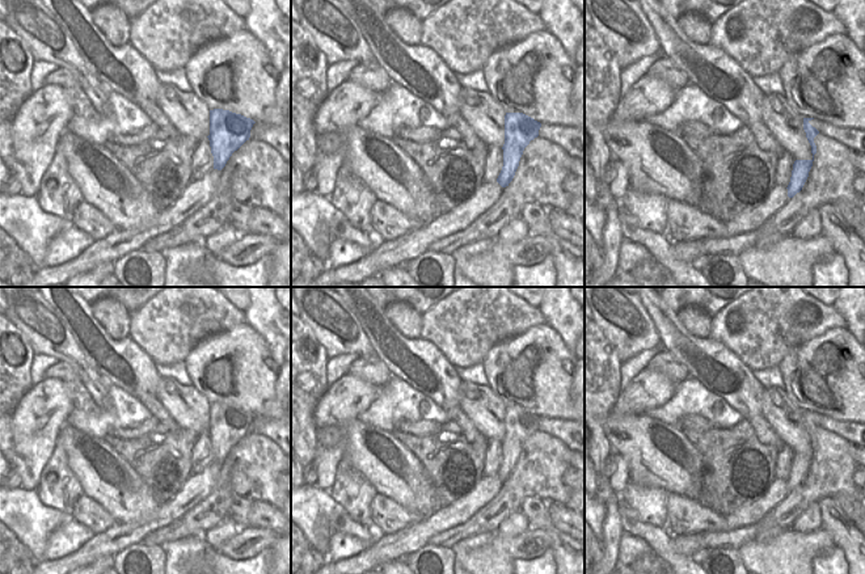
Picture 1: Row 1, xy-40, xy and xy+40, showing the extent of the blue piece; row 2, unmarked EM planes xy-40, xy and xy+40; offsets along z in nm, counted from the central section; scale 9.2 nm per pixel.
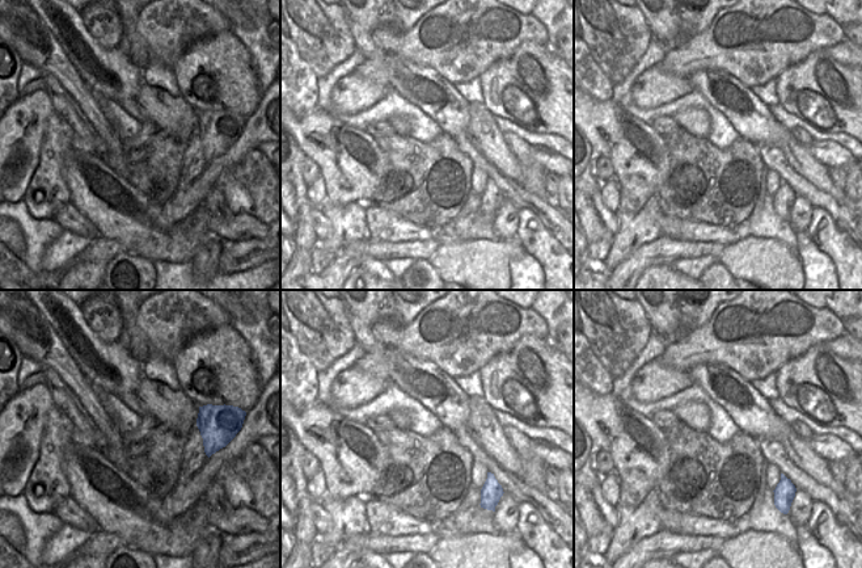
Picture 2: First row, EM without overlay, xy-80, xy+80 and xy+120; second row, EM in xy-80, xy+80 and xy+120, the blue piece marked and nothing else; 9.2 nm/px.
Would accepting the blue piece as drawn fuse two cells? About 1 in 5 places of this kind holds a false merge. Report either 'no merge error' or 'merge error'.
no merge error

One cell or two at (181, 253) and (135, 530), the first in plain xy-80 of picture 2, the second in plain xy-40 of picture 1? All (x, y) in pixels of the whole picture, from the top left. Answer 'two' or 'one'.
two

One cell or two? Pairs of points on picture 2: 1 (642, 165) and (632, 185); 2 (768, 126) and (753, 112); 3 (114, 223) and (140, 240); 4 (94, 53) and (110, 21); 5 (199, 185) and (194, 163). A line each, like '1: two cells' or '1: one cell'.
1: one cell
2: one cell
3: one cell
4: two cells
5: two cells

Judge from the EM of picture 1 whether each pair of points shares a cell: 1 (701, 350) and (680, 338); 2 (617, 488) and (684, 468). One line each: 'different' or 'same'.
1: same
2: different

